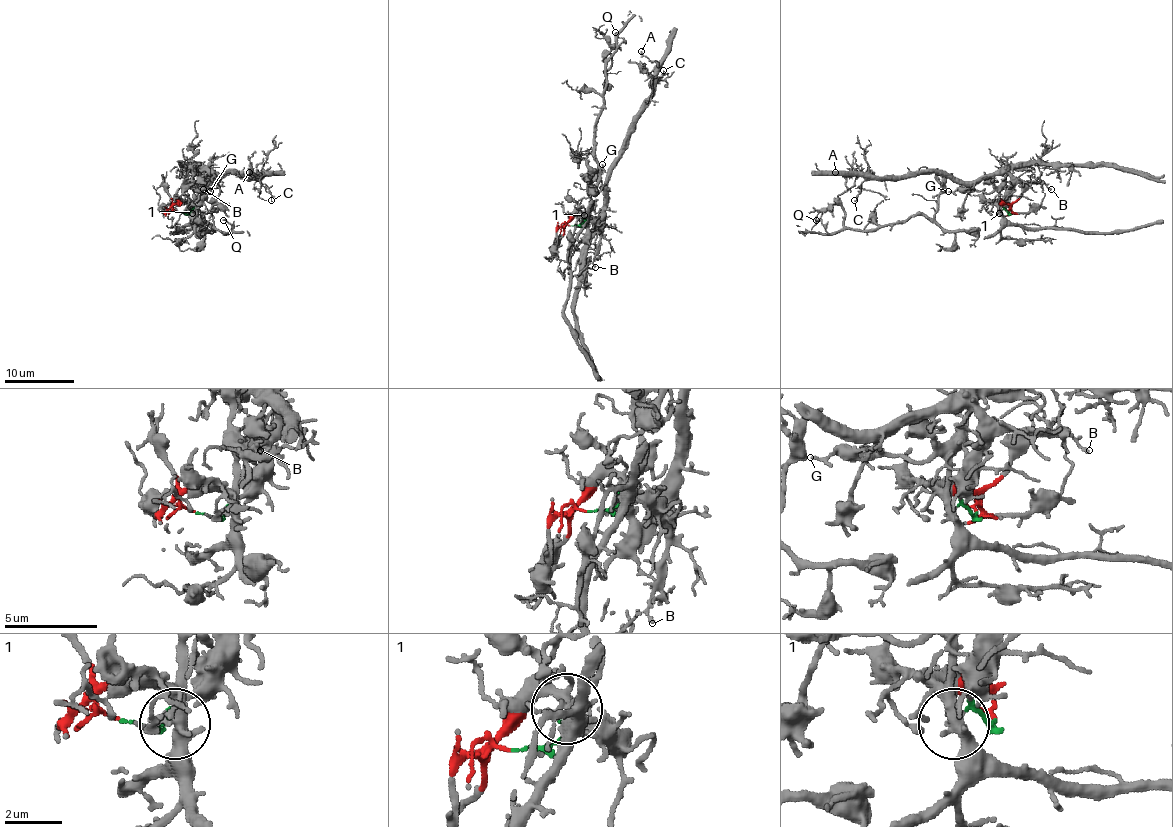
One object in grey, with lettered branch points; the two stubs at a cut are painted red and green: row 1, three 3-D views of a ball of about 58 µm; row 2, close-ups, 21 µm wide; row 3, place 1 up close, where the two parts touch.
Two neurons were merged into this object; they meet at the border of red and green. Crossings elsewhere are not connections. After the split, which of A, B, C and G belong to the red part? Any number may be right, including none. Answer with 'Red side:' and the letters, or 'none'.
Red side: G

